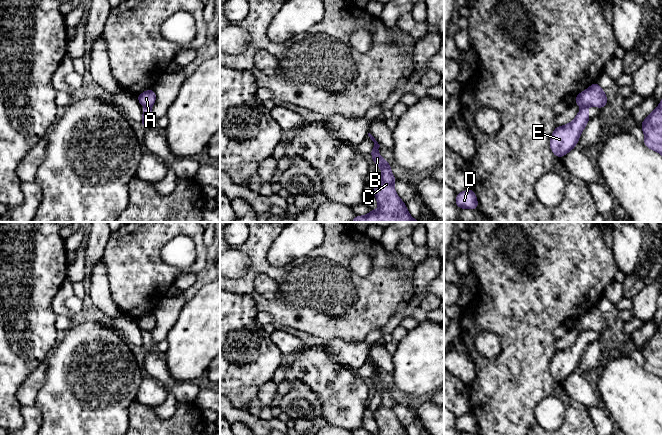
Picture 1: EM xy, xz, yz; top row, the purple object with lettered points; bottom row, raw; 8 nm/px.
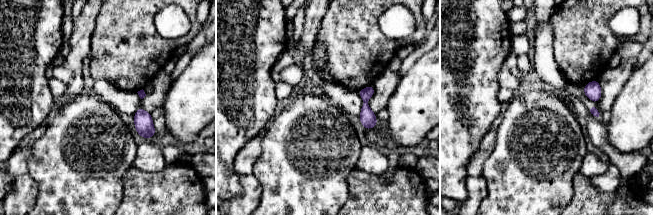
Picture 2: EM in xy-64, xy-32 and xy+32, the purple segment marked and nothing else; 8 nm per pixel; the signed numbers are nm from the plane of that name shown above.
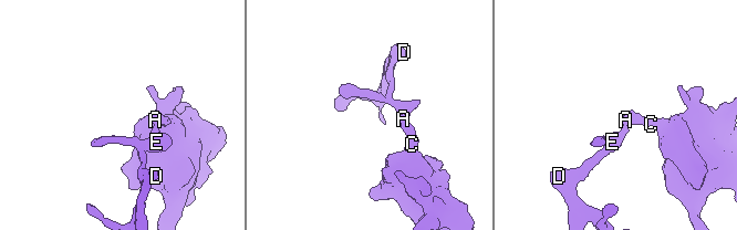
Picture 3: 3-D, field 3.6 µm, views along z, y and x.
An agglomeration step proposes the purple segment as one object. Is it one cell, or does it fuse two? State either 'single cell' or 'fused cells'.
fused cells

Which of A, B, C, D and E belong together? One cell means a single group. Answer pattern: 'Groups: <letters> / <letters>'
Groups: A B C / D E

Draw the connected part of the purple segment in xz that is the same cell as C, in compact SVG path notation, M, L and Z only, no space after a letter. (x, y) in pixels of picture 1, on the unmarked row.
M368 357L368 360L372 362L374 366L374 371L370 379L376 390L382 393L381 404L372 414L379 429L379 433L370 435L408 435L405 426L400 423L394 413L394 406L397 403L395 399L391 397L391 389L386 383L379 379L378 373L380 369L375 362L370 357Z

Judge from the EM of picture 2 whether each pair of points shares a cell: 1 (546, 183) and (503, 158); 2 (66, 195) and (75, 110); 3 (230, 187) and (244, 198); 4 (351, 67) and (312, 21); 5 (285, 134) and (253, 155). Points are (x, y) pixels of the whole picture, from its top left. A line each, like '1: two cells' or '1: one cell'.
1: one cell
2: one cell
3: two cells
4: two cells
5: two cells

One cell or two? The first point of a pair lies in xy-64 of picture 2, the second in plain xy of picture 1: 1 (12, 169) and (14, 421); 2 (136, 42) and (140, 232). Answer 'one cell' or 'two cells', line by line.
1: two cells
2: one cell

